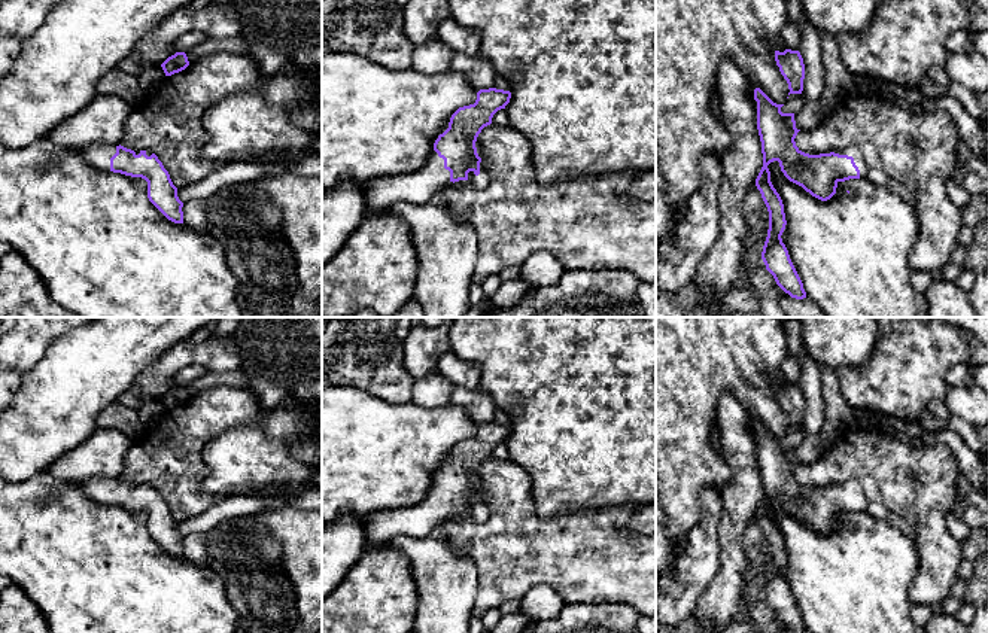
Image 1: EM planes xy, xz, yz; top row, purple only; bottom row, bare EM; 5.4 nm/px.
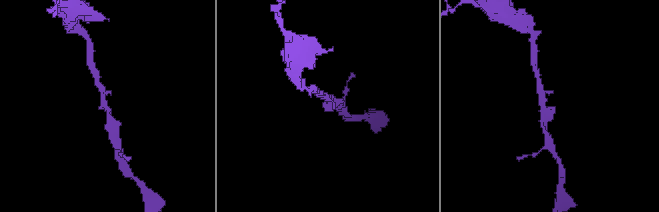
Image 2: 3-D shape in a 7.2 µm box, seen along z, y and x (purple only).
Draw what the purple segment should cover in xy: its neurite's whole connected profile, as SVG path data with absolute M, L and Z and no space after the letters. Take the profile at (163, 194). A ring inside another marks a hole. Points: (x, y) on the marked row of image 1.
M88 144L79 147L82 158L101 173L121 173L131 177L142 177L148 182L149 201L171 222L183 223L183 203L177 197L177 188L173 185L168 171L152 150L131 150L124 146Z

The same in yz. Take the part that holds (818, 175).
M760 88L754 89L754 100L757 101L757 130L763 153L763 167L756 179L756 186L769 211L769 229L761 259L785 293L803 299L806 298L803 283L781 238L787 225L784 204L770 182L767 165L778 161L790 182L821 201L836 194L839 182L866 179L870 170L855 146L820 155L802 152L794 141L800 131L796 128L794 113L782 113L784 104L773 103Z

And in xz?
M480 89L474 104L459 107L452 115L449 128L435 140L425 167L414 173L381 176L361 183L368 214L380 216L399 203L423 206L459 180L471 180L475 188L486 188L489 174L484 159L477 153L475 141L510 98L510 91Z

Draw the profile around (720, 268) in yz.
M721 58L717 71L717 88L720 92L721 119L732 140L730 149L723 156L723 179L718 194L721 232L700 261L693 283L681 296L681 302L685 307L690 302L697 307L702 299L709 299L727 290L741 279L741 262L747 235L744 201L748 189L756 186L756 179L763 167L761 141L757 130L757 101L750 94L747 74L733 60Z

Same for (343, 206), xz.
M341 180L329 189L322 189L322 265L343 249L368 216L359 180Z

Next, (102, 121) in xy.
M95 95L82 110L60 122L48 137L63 147L119 146L133 106L116 95Z

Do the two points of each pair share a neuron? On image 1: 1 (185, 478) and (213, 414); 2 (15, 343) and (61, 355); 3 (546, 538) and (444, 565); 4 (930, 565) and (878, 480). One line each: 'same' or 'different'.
1: same
2: different
3: different
4: same

